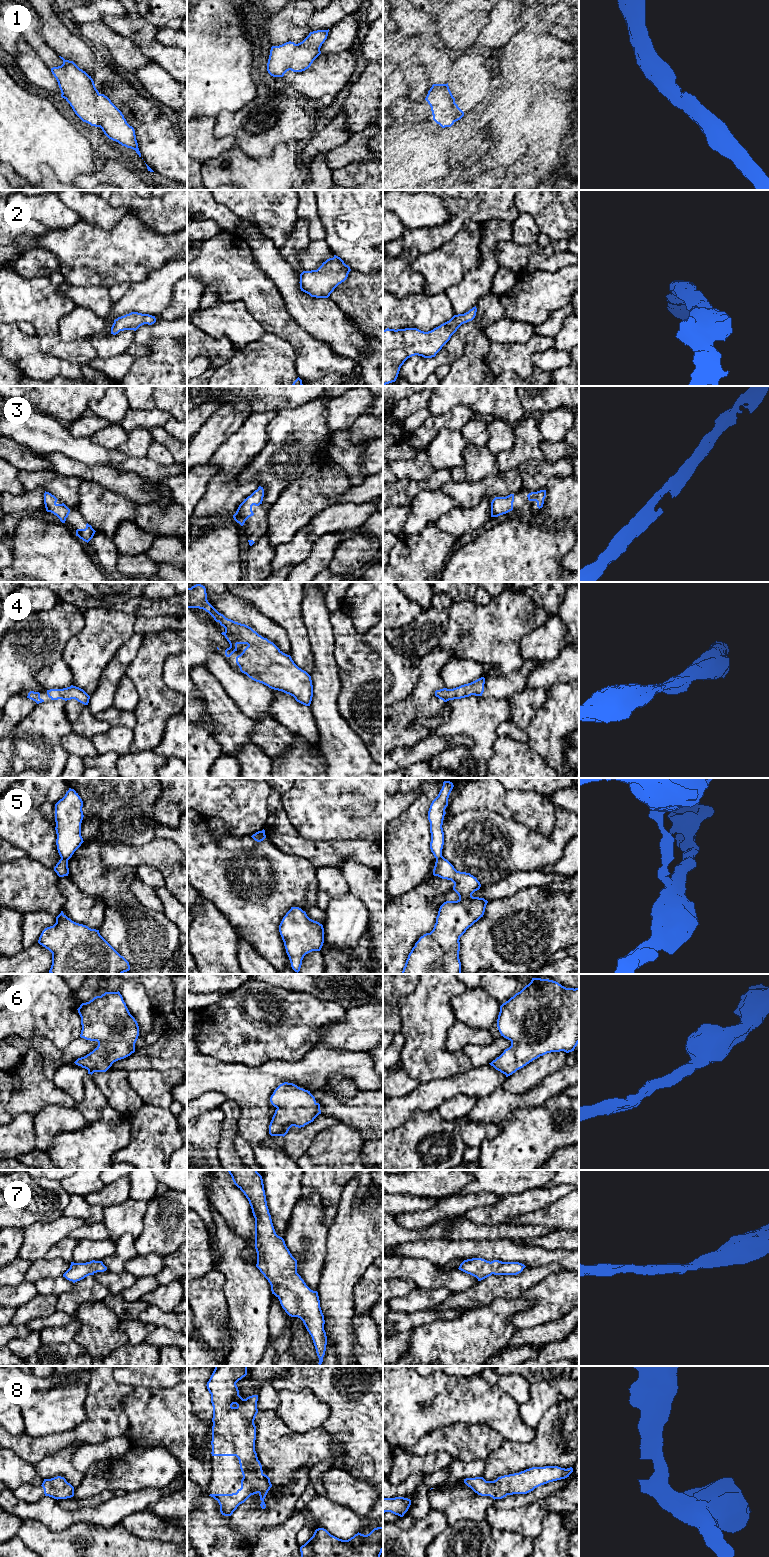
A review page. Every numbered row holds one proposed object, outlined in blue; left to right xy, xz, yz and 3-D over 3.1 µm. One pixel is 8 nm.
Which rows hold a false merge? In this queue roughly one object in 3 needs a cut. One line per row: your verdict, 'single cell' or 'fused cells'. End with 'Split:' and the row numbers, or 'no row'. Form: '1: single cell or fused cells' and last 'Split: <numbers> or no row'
1: single cell
2: single cell
3: single cell
4: single cell
5: fused cells
6: single cell
7: single cell
8: single cell
Split: 5

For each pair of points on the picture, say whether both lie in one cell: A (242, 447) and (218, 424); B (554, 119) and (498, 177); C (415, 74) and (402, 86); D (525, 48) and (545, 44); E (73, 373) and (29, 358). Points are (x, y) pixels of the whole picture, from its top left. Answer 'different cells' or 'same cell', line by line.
A: different cells
B: same cell
C: different cells
D: different cells
E: same cell

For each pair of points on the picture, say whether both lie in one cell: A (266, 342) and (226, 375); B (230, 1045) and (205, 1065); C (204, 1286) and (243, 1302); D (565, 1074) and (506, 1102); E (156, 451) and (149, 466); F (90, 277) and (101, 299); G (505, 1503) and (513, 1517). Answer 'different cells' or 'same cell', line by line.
A: same cell
B: different cells
C: different cells
D: same cell
E: different cells
F: different cells
G: different cells

